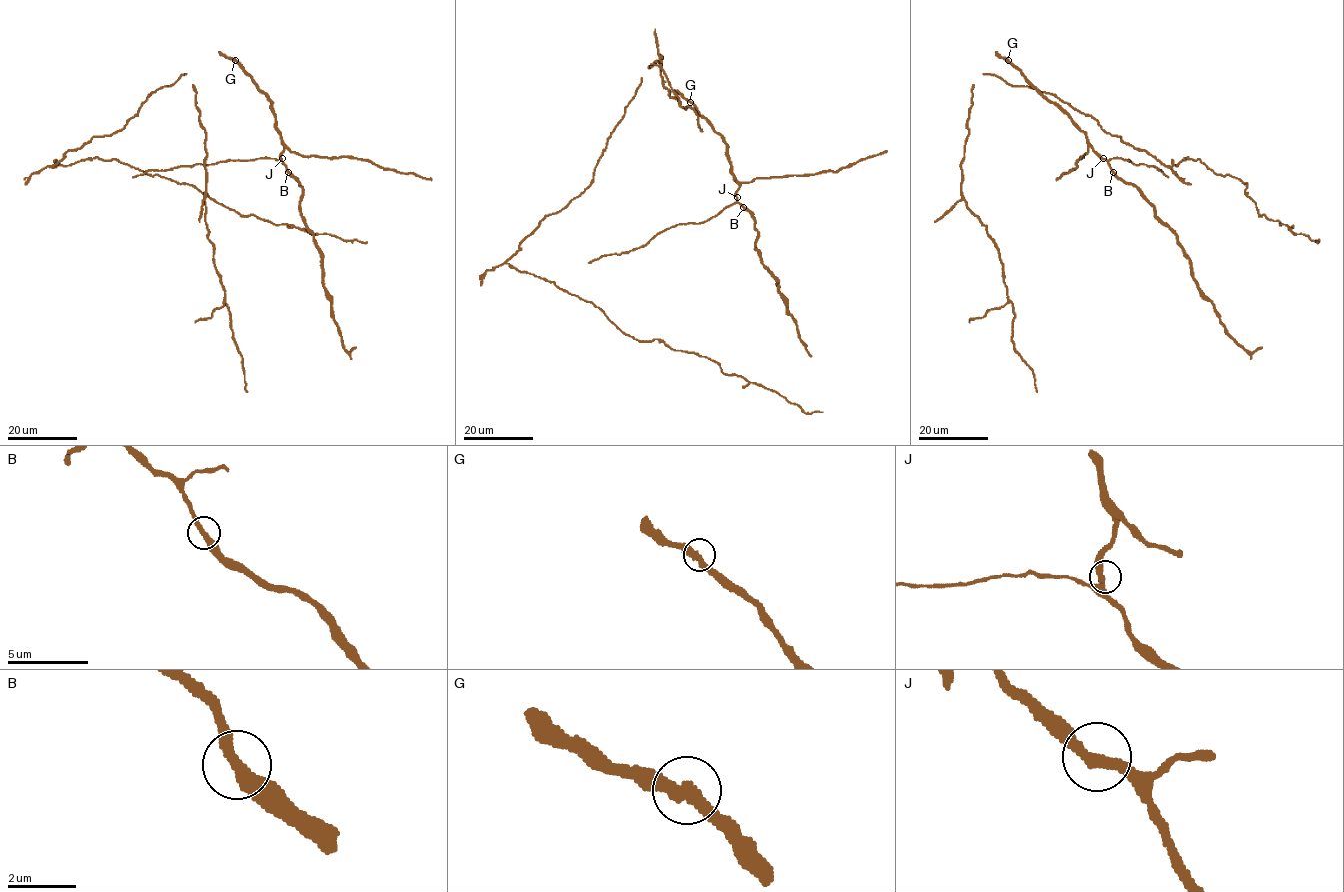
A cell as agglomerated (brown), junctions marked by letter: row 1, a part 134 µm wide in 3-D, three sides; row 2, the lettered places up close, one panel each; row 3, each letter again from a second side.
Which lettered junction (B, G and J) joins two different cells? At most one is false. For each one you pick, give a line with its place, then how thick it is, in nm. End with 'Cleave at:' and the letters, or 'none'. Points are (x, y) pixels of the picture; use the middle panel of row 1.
Cleave at: none

